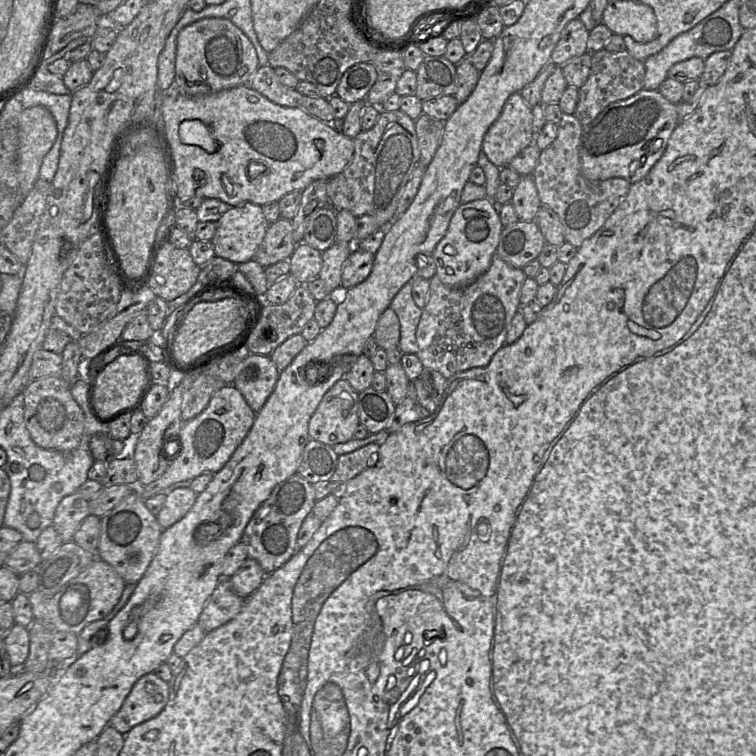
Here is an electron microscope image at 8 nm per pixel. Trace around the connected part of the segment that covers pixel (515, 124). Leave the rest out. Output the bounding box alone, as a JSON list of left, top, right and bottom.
[482,92,534,168]

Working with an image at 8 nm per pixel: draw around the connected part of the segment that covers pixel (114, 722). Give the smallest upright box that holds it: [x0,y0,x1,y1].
[109,672,168,734]

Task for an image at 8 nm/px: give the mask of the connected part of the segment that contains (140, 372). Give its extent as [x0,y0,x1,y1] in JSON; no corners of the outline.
[92,354,145,417]

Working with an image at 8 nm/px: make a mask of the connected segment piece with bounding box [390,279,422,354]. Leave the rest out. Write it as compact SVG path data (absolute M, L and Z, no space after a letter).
M412 279L395 295L390 307L395 311L400 321L400 341L398 348L403 354L416 354L418 345L416 329L422 315L412 297Z

